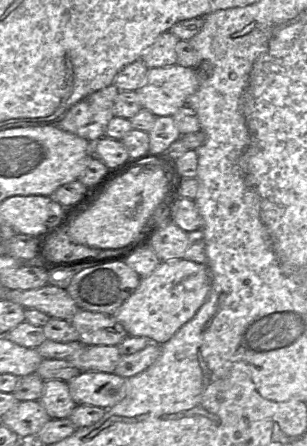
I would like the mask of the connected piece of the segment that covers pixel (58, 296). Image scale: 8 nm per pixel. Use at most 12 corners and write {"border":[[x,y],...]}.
{"border":[[47,284],[9,290],[6,300],[50,318],[70,320],[79,307]]}

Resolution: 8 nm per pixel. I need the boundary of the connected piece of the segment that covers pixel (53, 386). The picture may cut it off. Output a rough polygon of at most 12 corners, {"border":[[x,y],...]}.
{"border":[[46,380],[39,402],[51,419],[77,406],[68,383]]}

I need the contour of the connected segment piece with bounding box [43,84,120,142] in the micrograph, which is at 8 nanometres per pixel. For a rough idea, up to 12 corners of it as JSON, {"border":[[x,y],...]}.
{"border":[[110,84],[75,103],[58,123],[90,142],[106,135],[119,89]]}

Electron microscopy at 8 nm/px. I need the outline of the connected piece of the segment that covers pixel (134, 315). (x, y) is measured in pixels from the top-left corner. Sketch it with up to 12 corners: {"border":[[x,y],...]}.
{"border":[[162,261],[114,315],[167,342],[211,290],[207,264]]}

